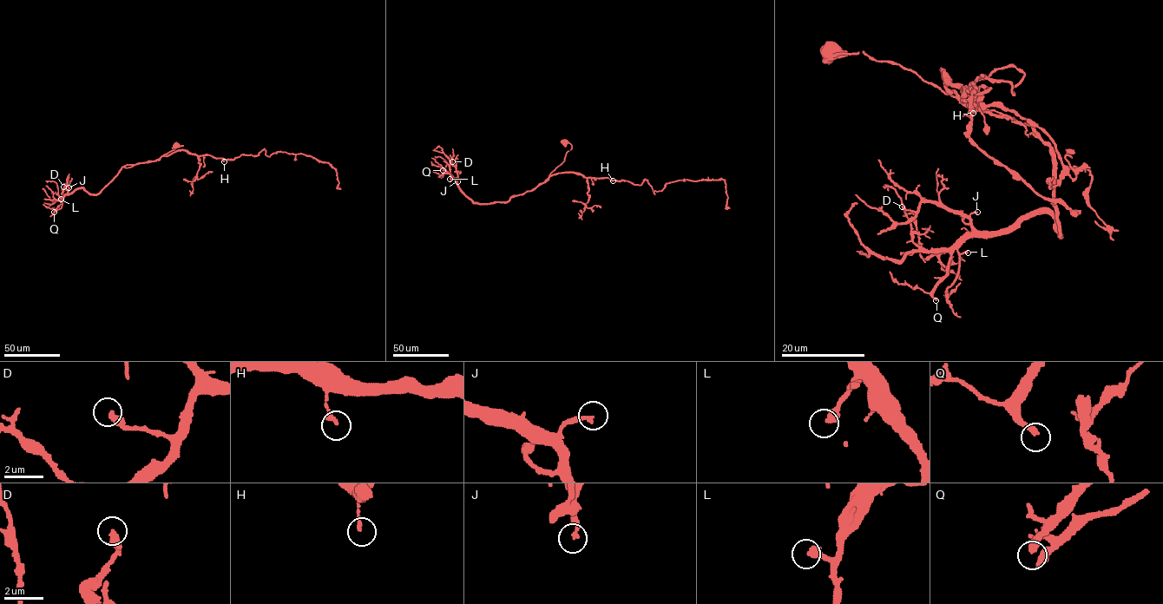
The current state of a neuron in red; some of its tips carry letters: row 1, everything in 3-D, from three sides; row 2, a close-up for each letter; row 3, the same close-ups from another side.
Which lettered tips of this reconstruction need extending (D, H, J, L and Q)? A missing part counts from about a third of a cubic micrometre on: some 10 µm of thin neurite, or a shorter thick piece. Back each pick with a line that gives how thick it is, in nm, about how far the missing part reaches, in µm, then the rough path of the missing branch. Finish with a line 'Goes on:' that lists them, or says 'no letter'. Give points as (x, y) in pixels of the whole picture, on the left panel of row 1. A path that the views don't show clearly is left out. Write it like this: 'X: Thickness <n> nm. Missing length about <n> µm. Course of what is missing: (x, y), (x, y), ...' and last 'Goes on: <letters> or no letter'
Q: Thickness 340 nm. Missing length about 15 µm. Course of what is missing: (54, 212), (43, 215)
Goes on: Q

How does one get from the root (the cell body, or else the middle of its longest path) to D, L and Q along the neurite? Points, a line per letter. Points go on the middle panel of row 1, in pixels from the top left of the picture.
D: (564, 142), (572, 148), (549, 176), (506, 201), (473, 202), (456, 182), (452, 161)
L: (564, 142), (572, 148), (549, 176), (508, 201), (475, 203), (452, 176), (450, 179)
Q: (564, 142), (572, 148), (549, 176), (508, 201), (475, 203), (452, 175), (443, 170)

